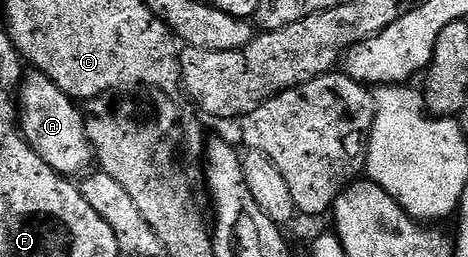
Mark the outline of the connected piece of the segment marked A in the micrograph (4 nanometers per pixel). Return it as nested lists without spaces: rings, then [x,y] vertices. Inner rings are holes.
[[[32,71],[20,83],[18,94],[20,132],[28,140],[29,147],[55,173],[69,179],[76,179],[87,174],[94,165],[94,154],[88,138],[86,117],[76,108],[78,108],[77,102],[73,98],[67,97],[46,75]]]

